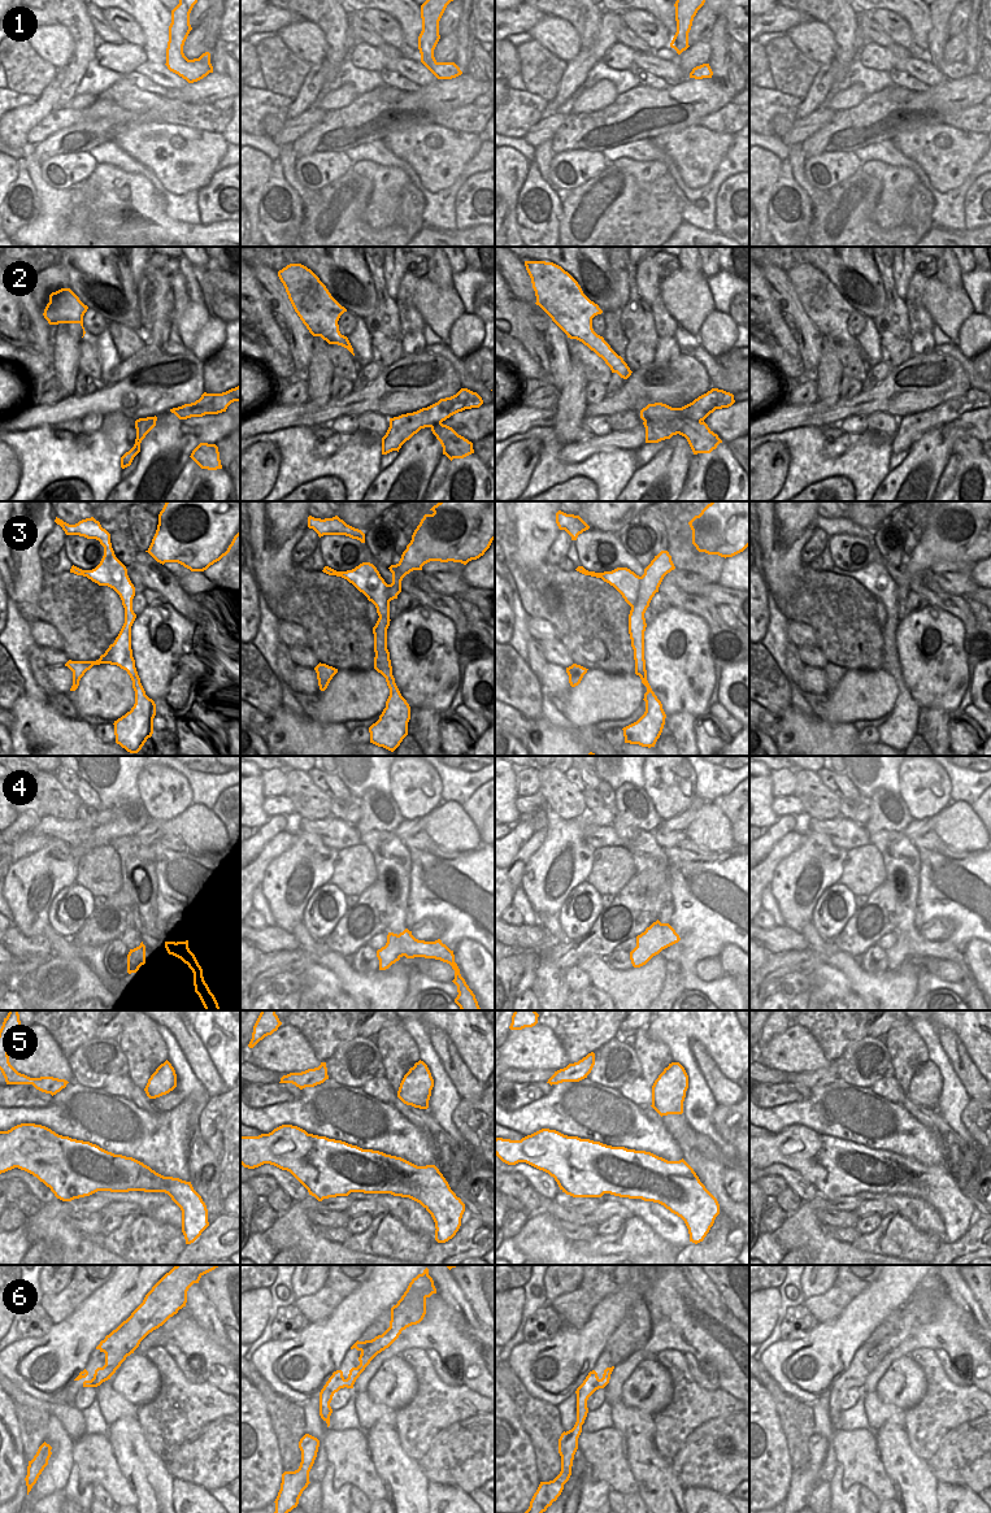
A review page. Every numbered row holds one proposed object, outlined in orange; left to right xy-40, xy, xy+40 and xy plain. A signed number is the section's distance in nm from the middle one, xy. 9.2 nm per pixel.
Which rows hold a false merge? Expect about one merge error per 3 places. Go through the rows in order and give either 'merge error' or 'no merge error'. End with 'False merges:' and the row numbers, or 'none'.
1: no merge error
2: merge error
3: merge error
4: merge error
5: no merge error
6: no merge error
False merges: 2, 3, 4

